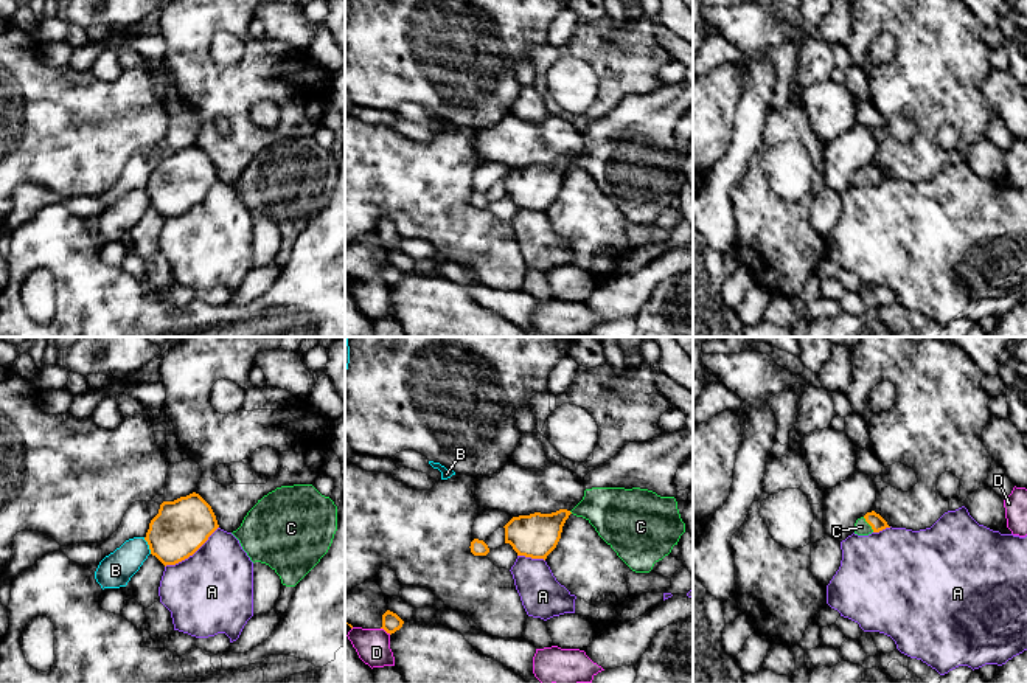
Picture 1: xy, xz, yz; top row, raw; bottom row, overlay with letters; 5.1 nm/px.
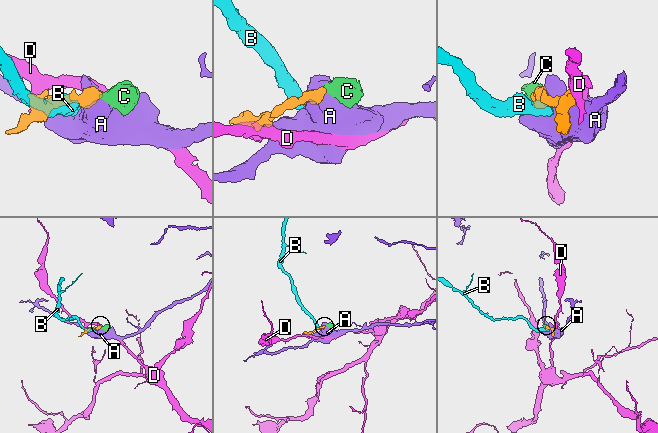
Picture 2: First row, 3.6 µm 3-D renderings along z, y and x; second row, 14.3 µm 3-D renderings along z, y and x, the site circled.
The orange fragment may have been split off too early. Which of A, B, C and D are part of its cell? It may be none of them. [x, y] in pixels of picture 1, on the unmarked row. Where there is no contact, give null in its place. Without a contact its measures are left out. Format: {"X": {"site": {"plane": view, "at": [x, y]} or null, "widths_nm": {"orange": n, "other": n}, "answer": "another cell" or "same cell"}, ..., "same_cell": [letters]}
{"A": {"site": {"plane": "xy", "at": [191, 207]}, "widths_nm": {"orange": 280, "other": 440}, "answer": "another cell"}, "B": {"site": {"plane": "xy", "at": [148, 196]}, "widths_nm": {"orange": 280, "other": 180}, "answer": "another cell"}, "C": {"site": {"plane": "yz", "at": [869, 176]}, "widths_nm": {"orange": 80, "other": 80}, "answer": "same cell"}, "D": {"site": {"plane": "xz", "at": [386, 283]}, "widths_nm": {"orange": 100, "other": 180}, "answer": "another cell"}, "same_cell": ["C"]}

